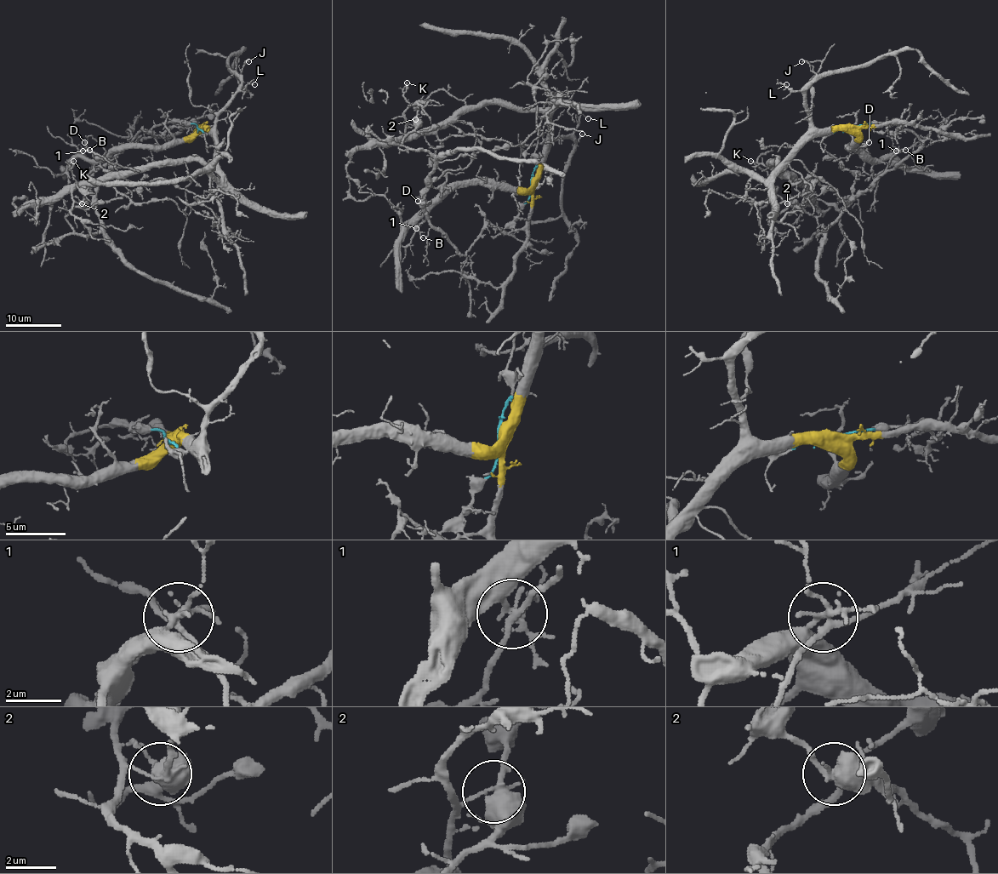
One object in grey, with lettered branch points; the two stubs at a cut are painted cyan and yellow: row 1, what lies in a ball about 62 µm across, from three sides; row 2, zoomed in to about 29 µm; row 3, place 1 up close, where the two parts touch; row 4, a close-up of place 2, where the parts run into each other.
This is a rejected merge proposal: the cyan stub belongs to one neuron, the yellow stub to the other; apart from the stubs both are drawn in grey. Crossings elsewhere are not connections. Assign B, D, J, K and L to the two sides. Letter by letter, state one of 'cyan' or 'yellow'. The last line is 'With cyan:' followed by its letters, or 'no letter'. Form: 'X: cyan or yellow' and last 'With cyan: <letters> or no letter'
B: yellow
D: yellow
J: yellow
K: cyan
L: yellow
With cyan: K

